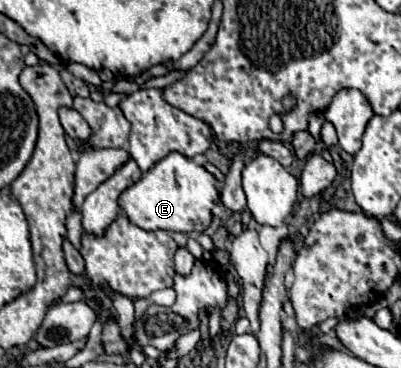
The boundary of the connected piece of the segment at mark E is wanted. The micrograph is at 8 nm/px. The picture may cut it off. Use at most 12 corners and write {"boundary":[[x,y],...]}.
{"boundary":[[170,152],[120,196],[136,226],[204,232],[216,178]]}

